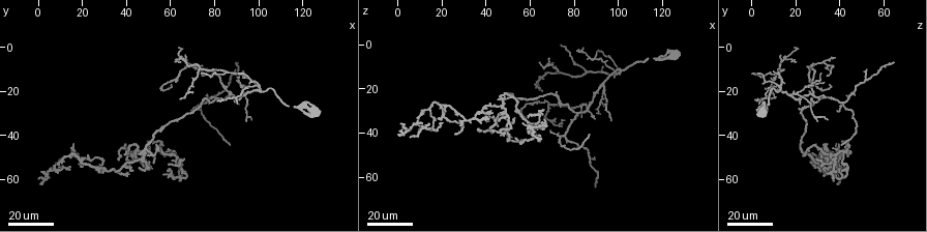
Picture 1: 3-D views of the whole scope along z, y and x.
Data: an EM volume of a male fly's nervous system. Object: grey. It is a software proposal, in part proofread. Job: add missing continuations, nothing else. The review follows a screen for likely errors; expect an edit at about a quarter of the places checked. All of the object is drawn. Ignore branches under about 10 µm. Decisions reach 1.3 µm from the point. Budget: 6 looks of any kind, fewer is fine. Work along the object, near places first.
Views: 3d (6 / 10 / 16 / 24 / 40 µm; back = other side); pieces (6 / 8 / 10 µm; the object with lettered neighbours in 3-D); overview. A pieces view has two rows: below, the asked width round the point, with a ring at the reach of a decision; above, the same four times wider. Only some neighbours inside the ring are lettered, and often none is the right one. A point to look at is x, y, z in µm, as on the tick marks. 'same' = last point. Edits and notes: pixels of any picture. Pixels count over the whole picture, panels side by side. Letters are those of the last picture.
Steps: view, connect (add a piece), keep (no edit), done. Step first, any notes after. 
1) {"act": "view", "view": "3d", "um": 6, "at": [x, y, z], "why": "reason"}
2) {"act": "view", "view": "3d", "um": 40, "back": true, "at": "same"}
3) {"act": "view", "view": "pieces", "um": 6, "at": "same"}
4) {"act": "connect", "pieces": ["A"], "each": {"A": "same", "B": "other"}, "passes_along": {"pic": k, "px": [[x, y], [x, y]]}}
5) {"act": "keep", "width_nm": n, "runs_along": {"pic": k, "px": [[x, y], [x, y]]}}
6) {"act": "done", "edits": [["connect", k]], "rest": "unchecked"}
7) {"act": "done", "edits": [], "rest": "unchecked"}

{"act": "view", "view": "3d", "um": 40, "at": [87, 43, 40], "why": "end of a long branch"}

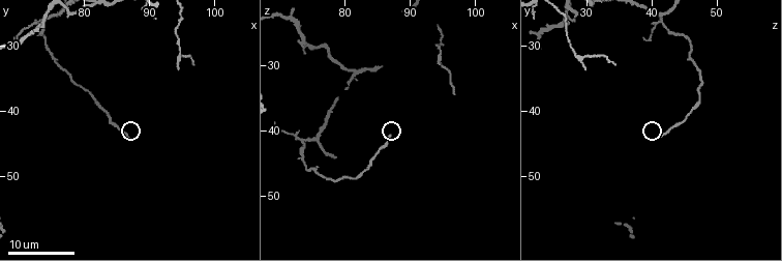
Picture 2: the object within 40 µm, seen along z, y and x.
{"act": "view", "view": "pieces", "um": 6, "at": [86.5, 44.5, 41.0]}

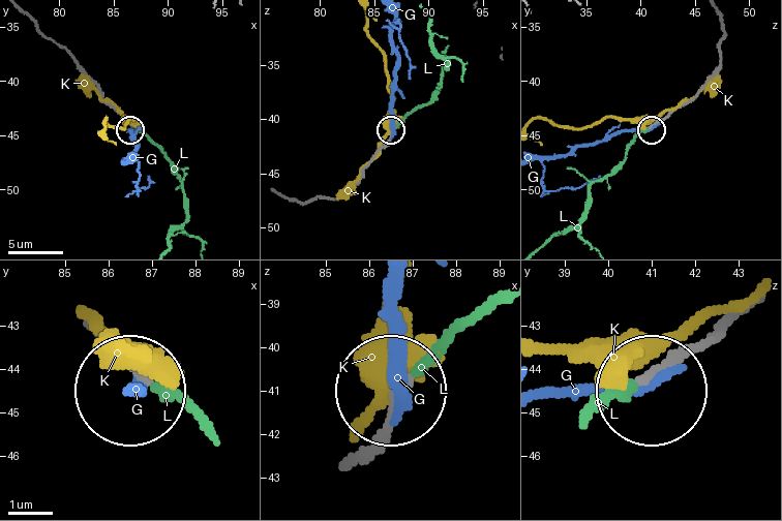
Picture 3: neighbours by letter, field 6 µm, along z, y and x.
{"act": "connect", "pieces": ["L"], "each": {"G": "other", "K": "other", "L": "same"}, "passes_along": {"pic": 3, "px": [[371, 156], [429, 99], [447, 65], [433, 46], [429, 19]]}, "found": "the neuron continues"}

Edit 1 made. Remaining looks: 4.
{"act": "view", "view": "3d", "um": 40, "at": [0, 60, 41], "why": "free end"}

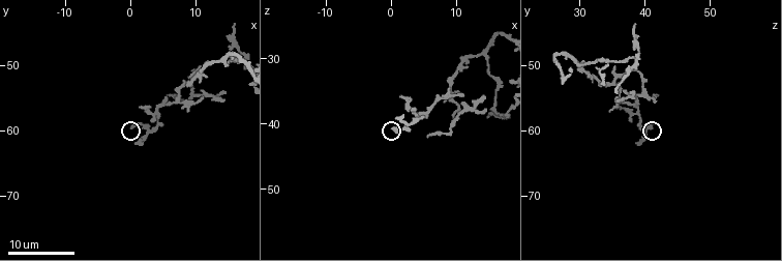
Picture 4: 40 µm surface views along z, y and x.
{"act": "view", "view": "3d", "um": 6, "at": [0.5, 59.5, 41.0]}

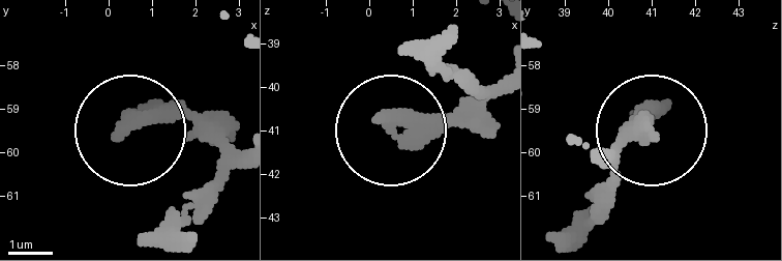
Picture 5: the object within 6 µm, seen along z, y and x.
{"act": "view", "view": "pieces", "um": 6, "at": [0.20, 59.55, 40.75]}

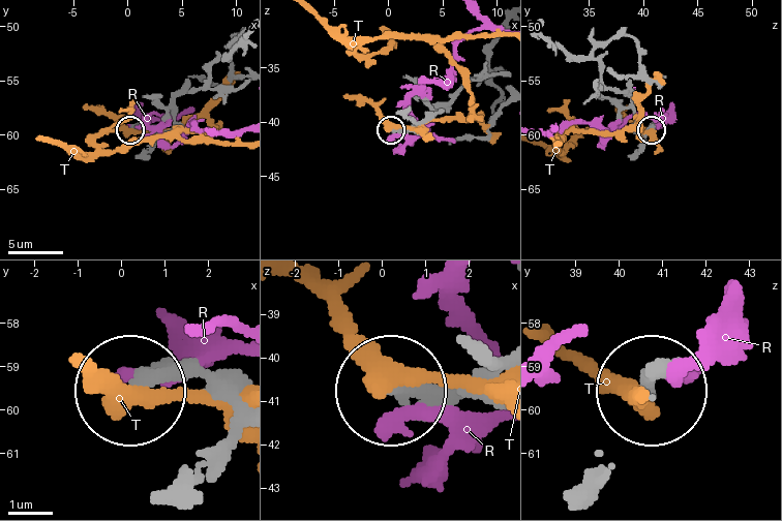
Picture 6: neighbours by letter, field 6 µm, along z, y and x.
{"act": "keep", "each": {"R": "other", "T": "other"}, "found": "no lettered piece goes on from it"}

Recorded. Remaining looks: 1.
{"act": "done", "edits": [["connect", 3]], "rest": "unchecked"}

